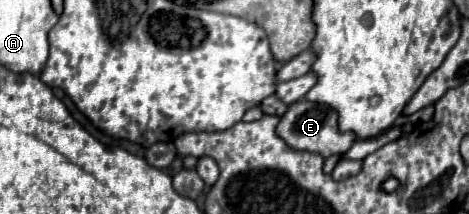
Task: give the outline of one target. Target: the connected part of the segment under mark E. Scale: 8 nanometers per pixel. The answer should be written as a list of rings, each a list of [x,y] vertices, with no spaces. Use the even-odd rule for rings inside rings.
[[[298,100],[292,106],[288,106],[286,114],[282,114],[276,126],[276,134],[292,150],[308,150],[308,152],[320,154],[322,158],[328,158],[332,154],[344,154],[354,142],[352,132],[346,132],[346,134],[338,132],[338,114],[332,108],[328,108],[326,104],[316,104],[308,100]]]

